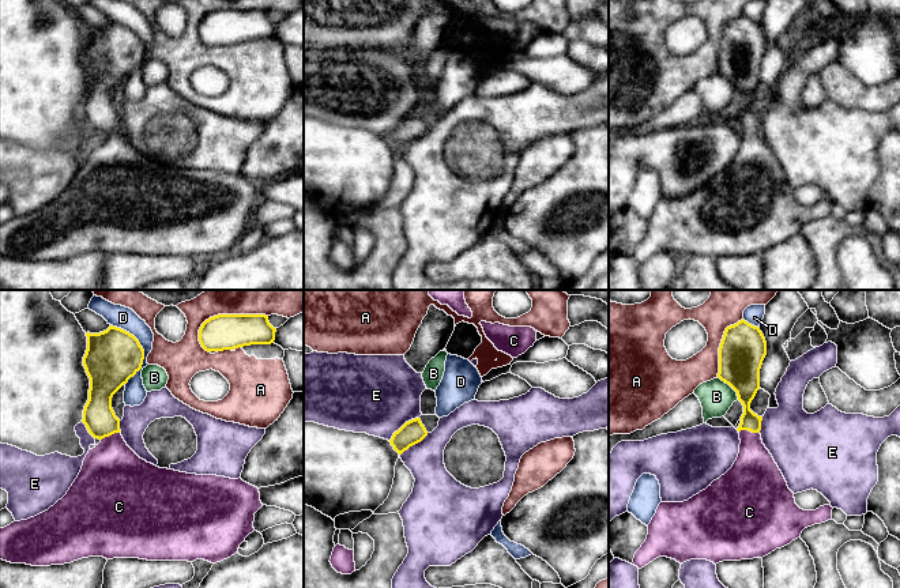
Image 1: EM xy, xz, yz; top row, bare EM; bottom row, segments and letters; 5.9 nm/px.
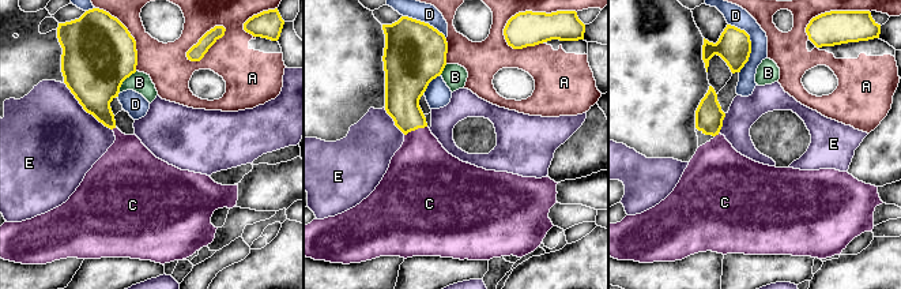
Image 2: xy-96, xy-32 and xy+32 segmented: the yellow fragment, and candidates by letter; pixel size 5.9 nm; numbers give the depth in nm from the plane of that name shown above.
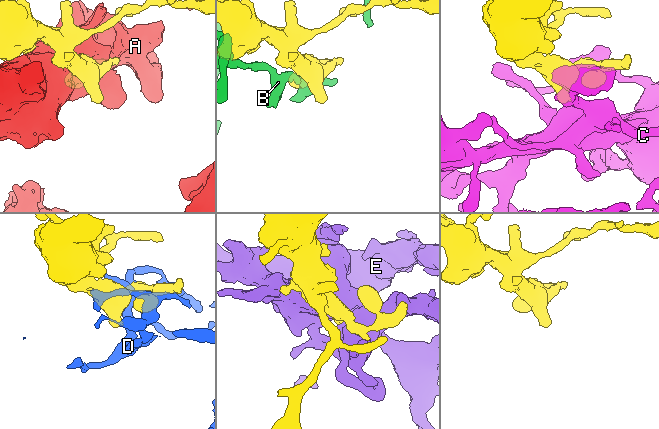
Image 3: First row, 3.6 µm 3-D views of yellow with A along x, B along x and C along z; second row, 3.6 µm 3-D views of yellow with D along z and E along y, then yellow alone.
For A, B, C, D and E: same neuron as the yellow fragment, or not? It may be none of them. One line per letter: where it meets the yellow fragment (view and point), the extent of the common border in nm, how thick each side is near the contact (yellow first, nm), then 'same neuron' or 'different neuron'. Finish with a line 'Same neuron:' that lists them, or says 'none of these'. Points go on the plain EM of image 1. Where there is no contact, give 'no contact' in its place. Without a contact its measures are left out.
A: xy (226, 10) | 440 nm | 220/120 nm | different neuron
B: yz (730, 80) | 190 nm | 280/200 nm | different neuron
C: yz (749, 125) | 130 nm | 130/260 nm | same neuron
D: xy (142, 44) | 380 nm | 320/130 nm | different neuron
E: xz (403, 120) | 240 nm | 140/460 nm | different neuron
Same neuron: C

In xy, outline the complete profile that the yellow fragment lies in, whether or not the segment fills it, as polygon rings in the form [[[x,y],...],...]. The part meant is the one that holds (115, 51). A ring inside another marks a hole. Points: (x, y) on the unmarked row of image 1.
[[[113,20],[99,29],[87,27],[86,31],[87,45],[83,61],[90,74],[90,84],[82,117],[101,137],[89,146],[78,173],[61,195],[34,212],[0,223],[0,255],[11,259],[50,261],[89,252],[188,257],[204,255],[211,259],[230,253],[255,226],[255,208],[263,201],[259,184],[241,173],[187,169],[159,163],[140,154],[120,128],[120,114],[112,103],[112,93],[142,64],[144,45],[133,30]]]

